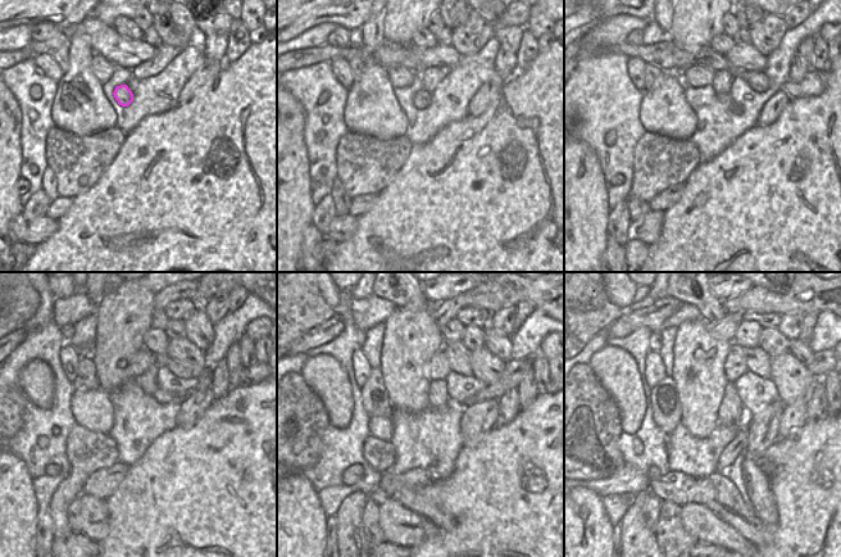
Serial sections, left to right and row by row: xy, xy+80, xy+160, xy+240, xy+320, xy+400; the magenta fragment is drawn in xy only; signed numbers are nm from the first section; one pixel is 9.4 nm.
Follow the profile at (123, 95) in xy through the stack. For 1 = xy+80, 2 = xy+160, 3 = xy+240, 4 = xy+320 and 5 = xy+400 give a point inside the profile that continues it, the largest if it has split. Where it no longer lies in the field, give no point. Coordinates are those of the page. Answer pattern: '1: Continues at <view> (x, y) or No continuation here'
1: Continues at xy+80 (422, 99)
2: Continues at xy+160 (726, 99)
3: Continues at xy+240 (160, 395)
4: Continues at xy+320 (514, 370)
5: Continues at xy+400 (822, 362).

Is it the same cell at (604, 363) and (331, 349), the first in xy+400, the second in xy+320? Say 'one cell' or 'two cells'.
two cells

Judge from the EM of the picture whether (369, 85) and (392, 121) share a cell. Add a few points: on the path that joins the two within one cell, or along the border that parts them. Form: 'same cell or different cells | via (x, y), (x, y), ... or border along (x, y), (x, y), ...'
same cell | via (373, 94), (373, 99), (386, 112)

